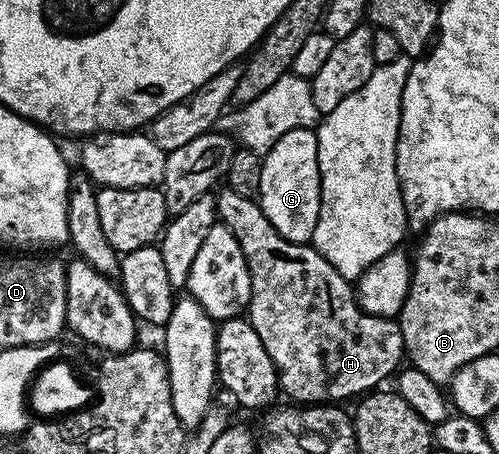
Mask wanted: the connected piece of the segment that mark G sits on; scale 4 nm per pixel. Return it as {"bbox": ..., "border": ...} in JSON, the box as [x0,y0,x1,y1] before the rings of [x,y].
{"bbox":[258,128,320,244],"border":[[[311,128],[289,130],[283,134],[275,142],[273,148],[262,156],[264,165],[262,166],[262,182],[258,193],[258,203],[262,211],[266,214],[266,218],[270,218],[270,226],[274,226],[274,230],[278,230],[278,234],[282,234],[282,238],[286,238],[295,244],[306,244],[311,241],[314,234],[314,226],[318,226],[318,218],[320,217],[320,171],[318,170],[318,138],[315,131]]]}

